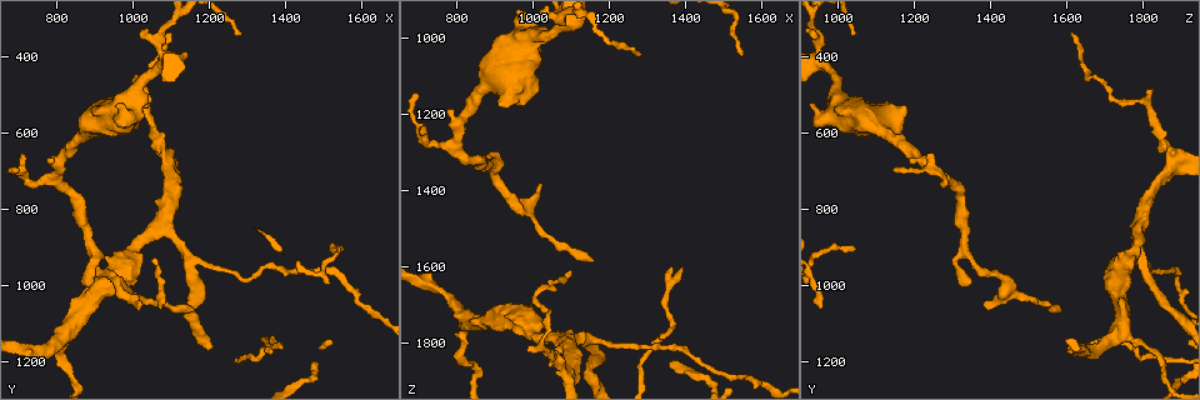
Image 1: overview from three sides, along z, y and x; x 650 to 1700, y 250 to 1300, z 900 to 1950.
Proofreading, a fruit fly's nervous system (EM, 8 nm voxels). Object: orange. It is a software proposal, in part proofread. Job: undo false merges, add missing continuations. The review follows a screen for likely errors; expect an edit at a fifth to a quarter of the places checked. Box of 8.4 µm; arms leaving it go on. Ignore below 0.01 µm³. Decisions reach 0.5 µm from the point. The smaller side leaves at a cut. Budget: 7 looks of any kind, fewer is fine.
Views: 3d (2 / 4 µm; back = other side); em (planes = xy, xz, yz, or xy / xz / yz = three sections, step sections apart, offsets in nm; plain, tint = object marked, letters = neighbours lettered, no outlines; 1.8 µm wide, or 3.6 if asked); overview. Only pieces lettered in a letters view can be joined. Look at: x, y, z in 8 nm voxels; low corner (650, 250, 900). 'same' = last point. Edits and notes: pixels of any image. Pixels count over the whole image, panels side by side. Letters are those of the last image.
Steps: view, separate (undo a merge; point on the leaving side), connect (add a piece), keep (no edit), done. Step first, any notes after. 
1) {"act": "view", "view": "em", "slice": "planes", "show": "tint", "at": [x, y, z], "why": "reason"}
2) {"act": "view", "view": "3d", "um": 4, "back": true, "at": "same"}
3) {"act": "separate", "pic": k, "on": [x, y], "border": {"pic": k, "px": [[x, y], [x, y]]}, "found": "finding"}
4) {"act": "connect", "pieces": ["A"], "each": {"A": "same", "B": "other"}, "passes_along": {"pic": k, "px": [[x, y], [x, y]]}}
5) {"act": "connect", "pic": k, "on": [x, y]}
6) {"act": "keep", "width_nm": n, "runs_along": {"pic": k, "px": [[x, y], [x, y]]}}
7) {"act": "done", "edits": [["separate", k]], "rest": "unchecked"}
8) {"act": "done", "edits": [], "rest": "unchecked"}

{"act": "view", "view": "em", "slice": "yz", "step": 8, "show": "tint", "at": [1025, 1050, 1390], "why": "thin end"}

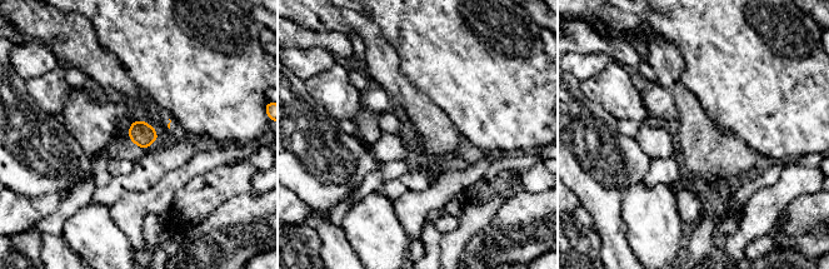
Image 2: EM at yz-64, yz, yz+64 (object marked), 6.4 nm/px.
{"act": "view", "view": "em", "slice": "planes", "show": "letters", "at": "same", "why": "cut it another way"}

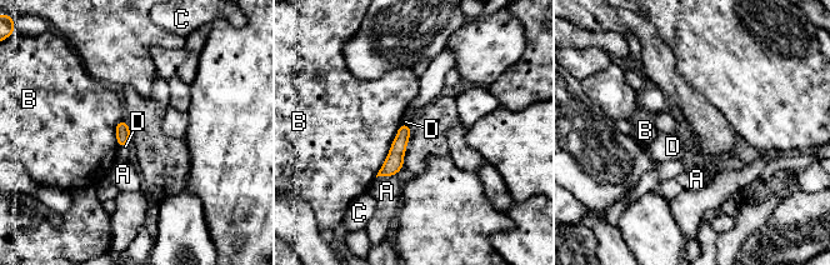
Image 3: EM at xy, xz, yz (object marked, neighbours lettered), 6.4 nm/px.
{"act": "keep", "width_nm": 100, "each": {"A": "other", "B": "other", "C": "other", "D": "other"}, "border": {"pic": 3, "px": [[126, 143], [119, 148]]}, "found": "no lettered piece goes on from it"}

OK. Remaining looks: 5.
{"act": "view", "view": "em", "slice": "xz", "step": 8, "show": "tint", "at": [1150, 935, 1800], "why": "three-way junction"}

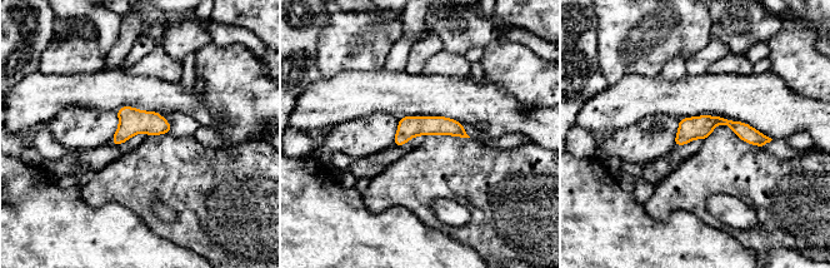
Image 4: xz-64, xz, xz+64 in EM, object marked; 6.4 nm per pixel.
{"act": "view", "view": "em", "slice": "planes", "show": "letters", "at": "same", "why": "another direction"}

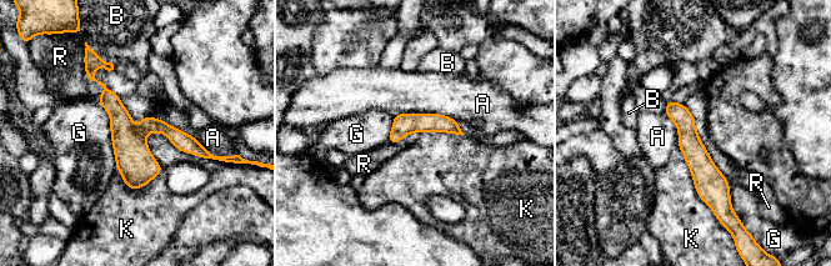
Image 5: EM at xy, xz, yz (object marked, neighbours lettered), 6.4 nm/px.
{"act": "keep", "each": {"A": "other", "B": "other", "G": "other", "K": "other", "R": "other"}, "border": {"pic": 5, "px": [[686, 108], [710, 159], [729, 184]]}, "found": "all the same neuron"}

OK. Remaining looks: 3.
{"act": "view", "view": "em", "um": 3.6, "slice": "xz", "step": 4, "show": "letters", "at": [1015, 510, 1805], "why": "sharp bend"}

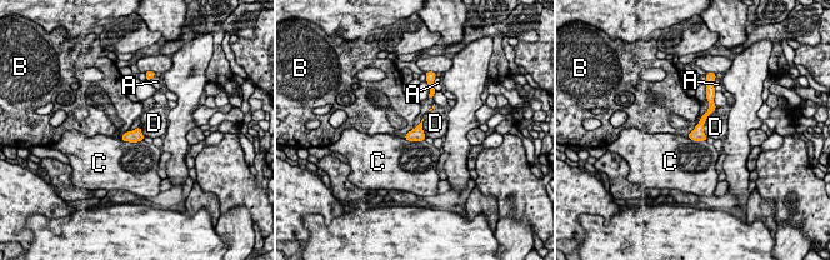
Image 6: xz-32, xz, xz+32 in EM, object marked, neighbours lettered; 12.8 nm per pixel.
{"act": "keep", "longest_contact_nm": ["D", 400], "each": {"A": "other", "B": "other", "C": "other", "D": "other"}, "border": {"pic": 6, "px": [[696, 125], [688, 136]]}, "found": "one neuron here"}

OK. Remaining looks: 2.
{"act": "done", "edits": [], "rest": "unchecked"}

